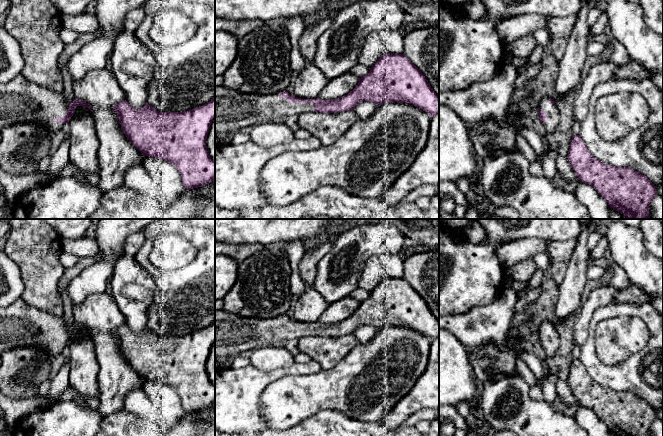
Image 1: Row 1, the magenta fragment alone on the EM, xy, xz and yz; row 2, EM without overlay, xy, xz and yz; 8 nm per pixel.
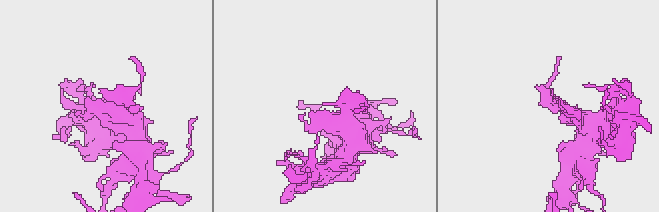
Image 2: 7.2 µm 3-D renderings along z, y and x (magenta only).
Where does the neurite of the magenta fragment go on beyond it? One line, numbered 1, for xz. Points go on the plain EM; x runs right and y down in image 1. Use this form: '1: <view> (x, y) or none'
1: xz (234, 334)

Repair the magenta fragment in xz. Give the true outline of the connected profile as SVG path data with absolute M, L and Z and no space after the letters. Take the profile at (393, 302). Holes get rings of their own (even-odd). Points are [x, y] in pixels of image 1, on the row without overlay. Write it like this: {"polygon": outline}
{"polygon": "M385 277L370 292L367 299L359 303L355 312L335 324L301 323L290 319L286 314L271 319L241 317L225 310L215 311L215 358L236 358L244 351L256 350L263 347L279 346L285 341L301 337L340 337L353 334L363 325L376 329L386 326L412 328L434 341L439 336L439 321L431 312L424 298L403 278Z"}

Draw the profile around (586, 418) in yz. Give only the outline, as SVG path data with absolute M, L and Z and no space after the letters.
M579 403L576 406L574 418L588 436L610 436L610 430L595 412Z

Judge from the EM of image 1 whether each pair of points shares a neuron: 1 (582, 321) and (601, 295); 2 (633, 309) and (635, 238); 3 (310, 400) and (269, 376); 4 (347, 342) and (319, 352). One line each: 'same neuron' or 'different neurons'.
1: same neuron
2: different neurons
3: different neurons
4: same neuron

